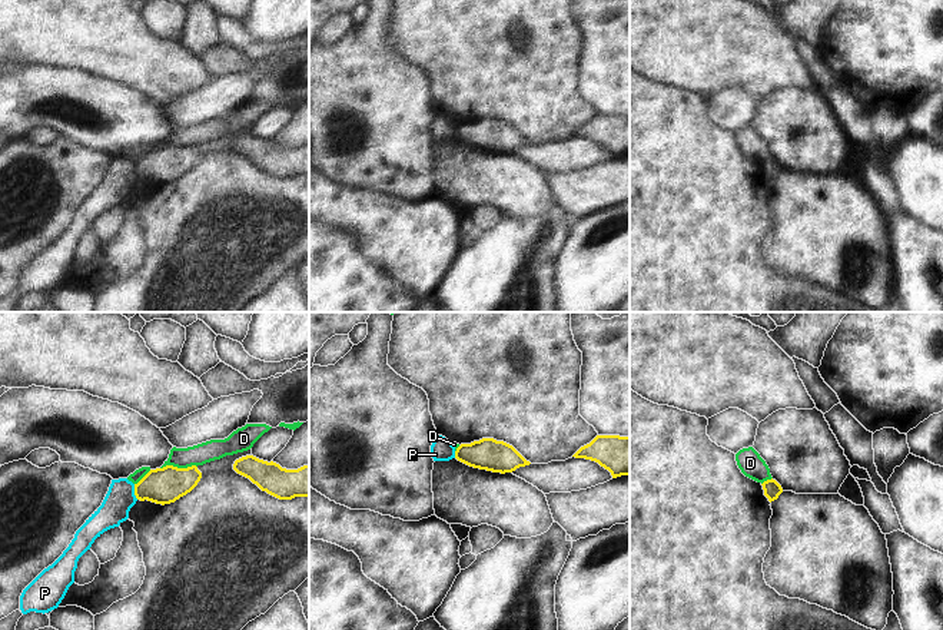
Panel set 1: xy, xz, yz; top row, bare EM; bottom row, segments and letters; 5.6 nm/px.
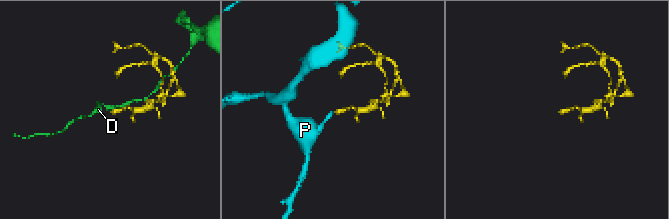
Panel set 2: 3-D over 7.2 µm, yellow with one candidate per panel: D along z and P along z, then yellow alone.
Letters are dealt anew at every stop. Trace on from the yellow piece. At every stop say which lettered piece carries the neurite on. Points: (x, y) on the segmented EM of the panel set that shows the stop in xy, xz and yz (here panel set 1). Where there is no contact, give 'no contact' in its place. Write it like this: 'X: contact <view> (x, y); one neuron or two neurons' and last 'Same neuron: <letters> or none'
D: contact xy (176, 467); two neurons
P: contact xy (135, 491); two neurons
Same neuron: none

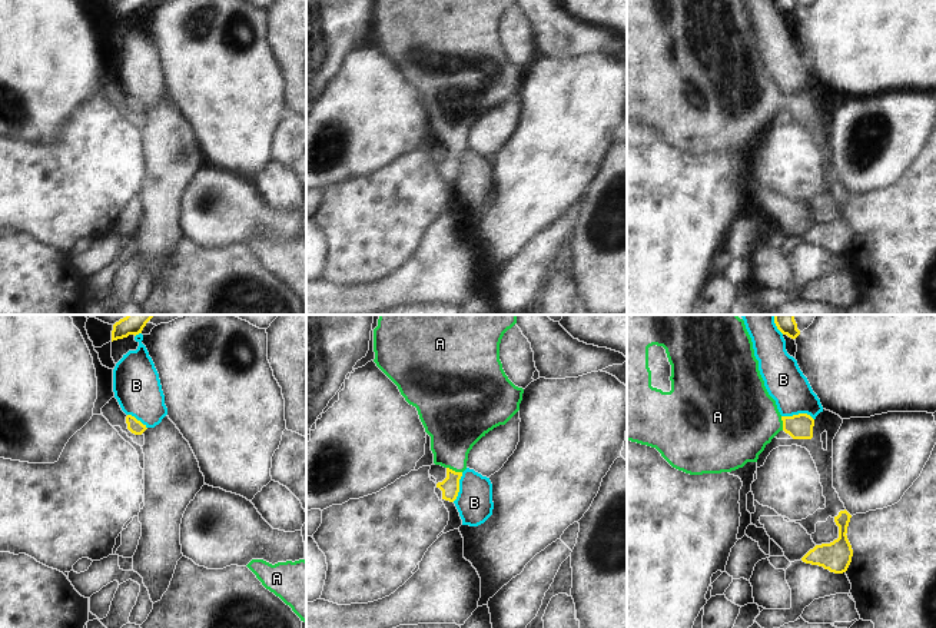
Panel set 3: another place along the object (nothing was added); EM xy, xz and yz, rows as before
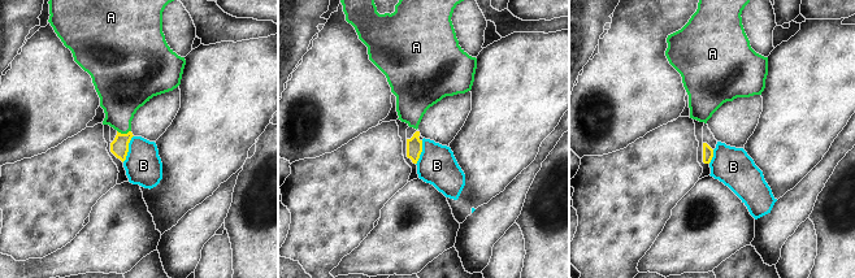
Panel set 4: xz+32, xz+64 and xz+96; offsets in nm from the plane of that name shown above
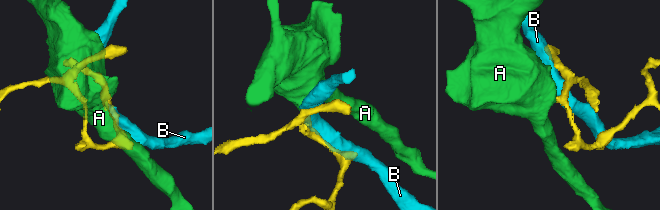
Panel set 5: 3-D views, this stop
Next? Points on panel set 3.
A: contact xz (454, 471); one neuron
B: contact yz (797, 415); two neurons
Same neuron: A

